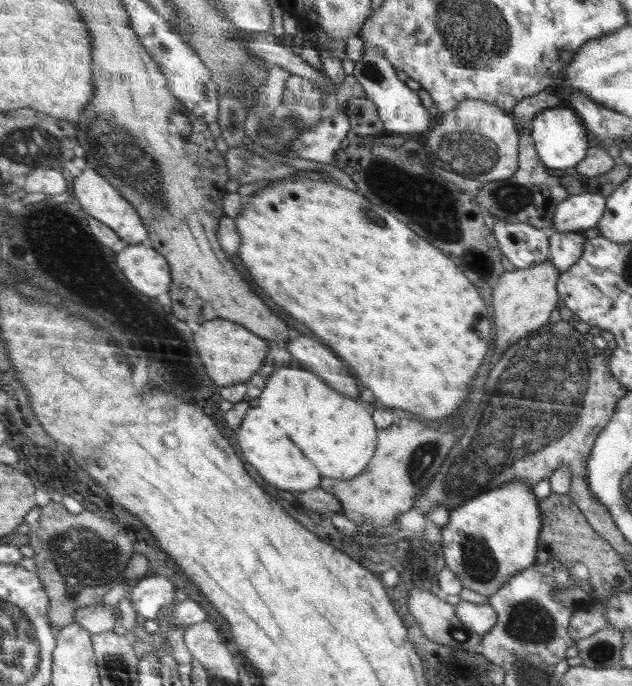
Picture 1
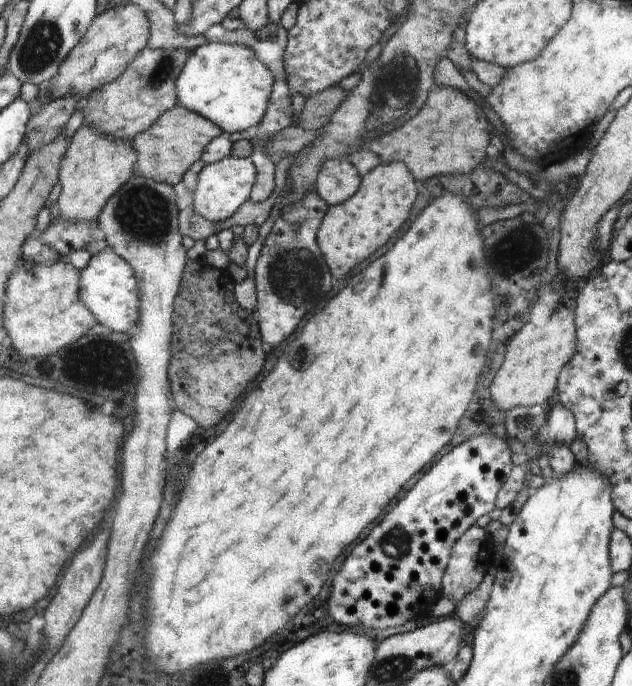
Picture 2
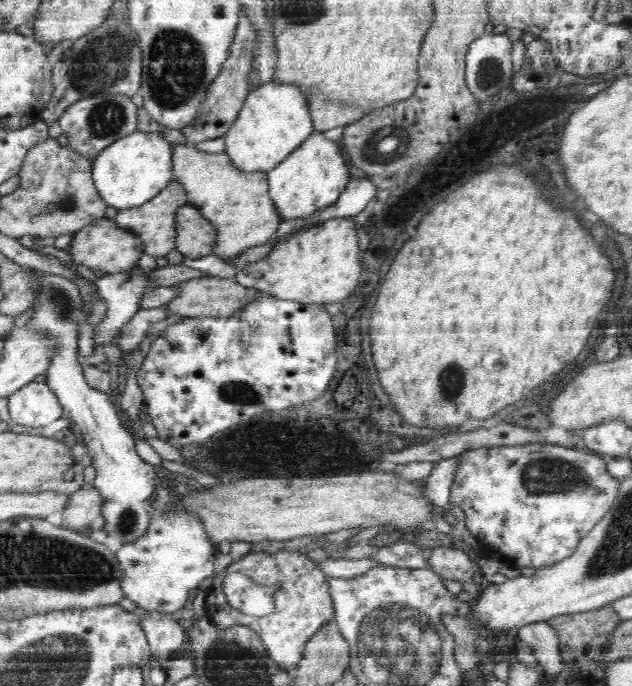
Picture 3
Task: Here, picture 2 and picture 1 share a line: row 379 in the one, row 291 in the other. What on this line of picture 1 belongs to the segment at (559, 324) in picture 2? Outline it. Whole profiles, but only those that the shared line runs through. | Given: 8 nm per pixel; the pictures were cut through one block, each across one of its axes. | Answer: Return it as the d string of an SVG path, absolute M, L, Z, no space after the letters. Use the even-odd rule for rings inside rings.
M551 260L536 264L525 269L516 271L506 271L502 275L494 292L492 292L492 304L494 307L494 318L496 325L496 346L494 346L494 356L490 358L490 364L484 366L486 370L492 368L504 350L508 350L514 342L518 342L522 336L528 332L540 328L546 324L552 314L561 305L558 291L558 282L561 270L552 263Z

